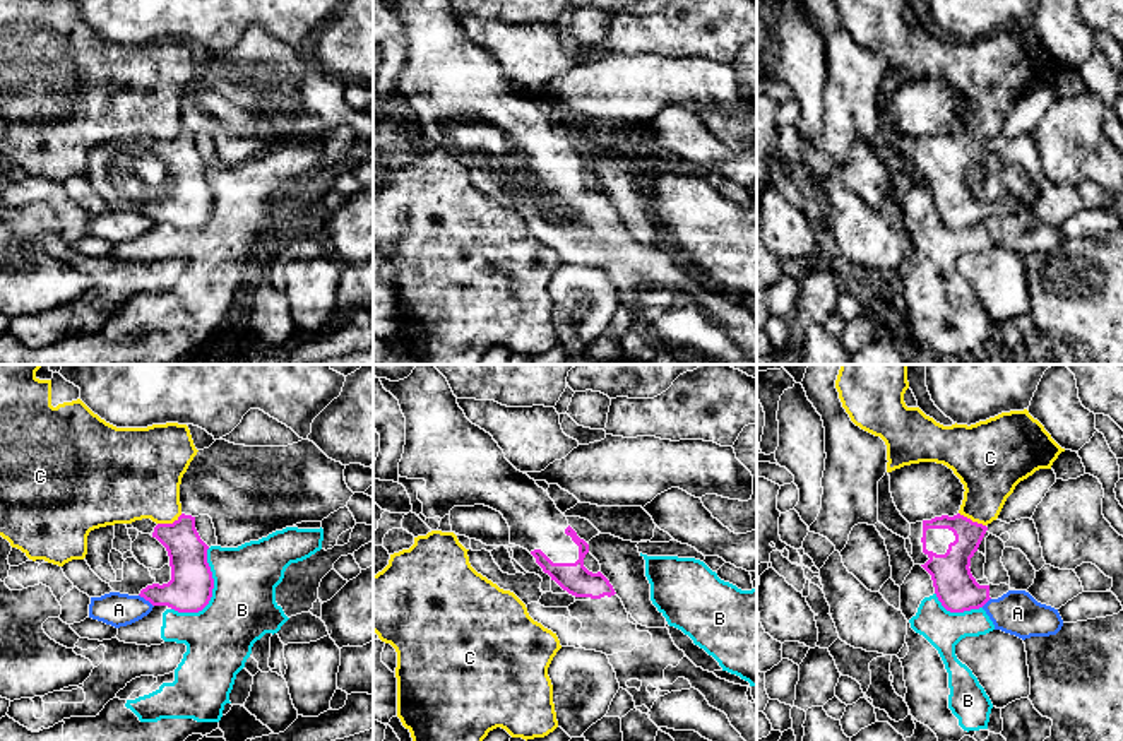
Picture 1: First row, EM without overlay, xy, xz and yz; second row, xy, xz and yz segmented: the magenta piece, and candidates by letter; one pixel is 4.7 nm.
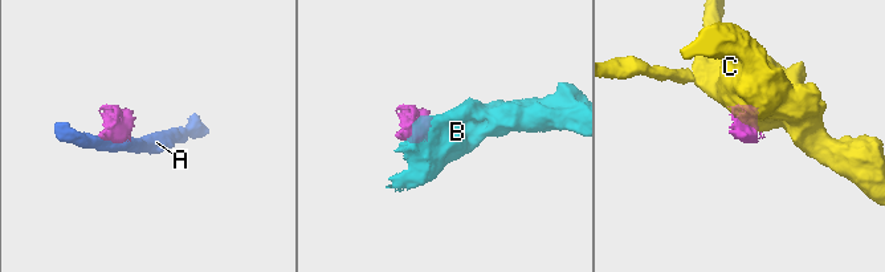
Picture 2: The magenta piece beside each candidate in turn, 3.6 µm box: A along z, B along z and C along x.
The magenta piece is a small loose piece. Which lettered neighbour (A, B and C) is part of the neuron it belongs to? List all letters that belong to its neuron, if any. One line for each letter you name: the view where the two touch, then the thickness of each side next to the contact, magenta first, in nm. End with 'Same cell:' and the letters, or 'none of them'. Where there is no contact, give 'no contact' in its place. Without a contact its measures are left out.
Same cell: none of them

